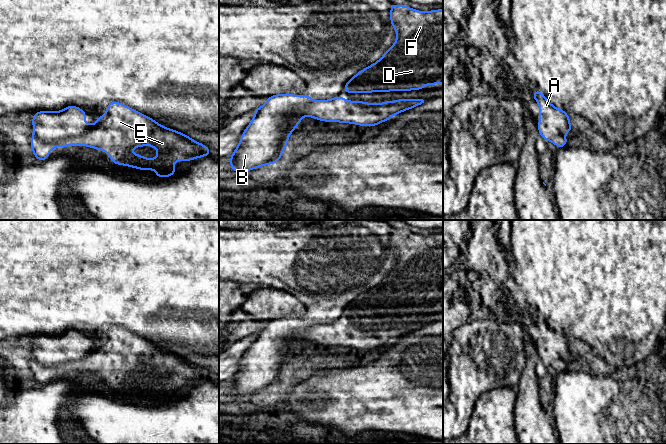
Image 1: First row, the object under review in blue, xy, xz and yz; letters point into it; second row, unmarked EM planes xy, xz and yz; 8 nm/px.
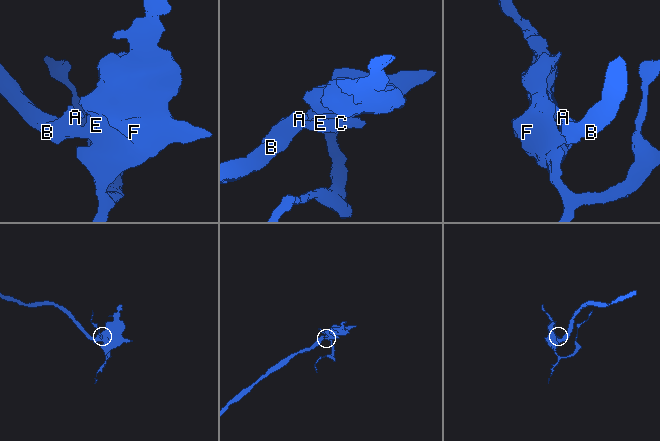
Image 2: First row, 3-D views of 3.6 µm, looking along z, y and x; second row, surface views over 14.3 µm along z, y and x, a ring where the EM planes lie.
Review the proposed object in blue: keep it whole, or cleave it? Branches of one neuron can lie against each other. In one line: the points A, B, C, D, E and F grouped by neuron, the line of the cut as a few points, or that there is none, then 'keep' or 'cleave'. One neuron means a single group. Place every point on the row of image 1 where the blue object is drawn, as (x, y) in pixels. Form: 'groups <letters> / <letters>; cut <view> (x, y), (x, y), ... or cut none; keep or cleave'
groups A B / C D E F; cut xy (93, 125), (83, 133), (67, 138), (61, 146); cleave

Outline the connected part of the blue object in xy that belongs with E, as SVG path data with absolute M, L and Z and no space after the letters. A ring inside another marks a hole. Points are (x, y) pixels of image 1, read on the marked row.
M110 101L106 113L84 134L64 141L62 147L86 146L103 150L116 165L138 170L156 170L156 178L177 174L174 163L210 156L211 149L182 132L167 128L131 107ZM150 145L159 154L148 159L131 153L134 147Z

